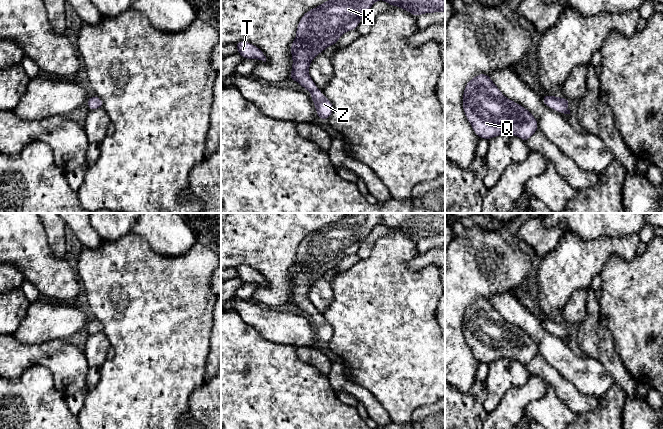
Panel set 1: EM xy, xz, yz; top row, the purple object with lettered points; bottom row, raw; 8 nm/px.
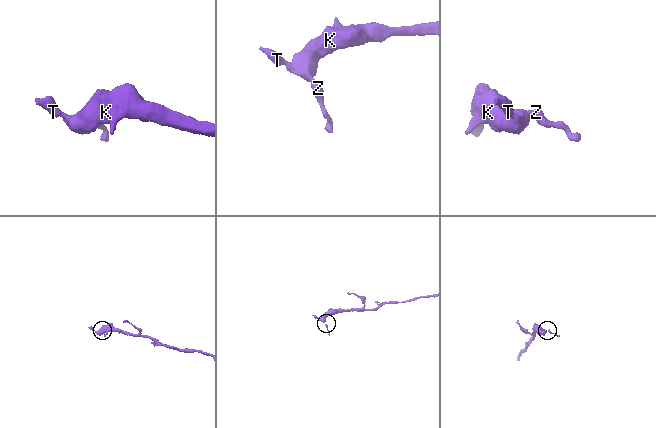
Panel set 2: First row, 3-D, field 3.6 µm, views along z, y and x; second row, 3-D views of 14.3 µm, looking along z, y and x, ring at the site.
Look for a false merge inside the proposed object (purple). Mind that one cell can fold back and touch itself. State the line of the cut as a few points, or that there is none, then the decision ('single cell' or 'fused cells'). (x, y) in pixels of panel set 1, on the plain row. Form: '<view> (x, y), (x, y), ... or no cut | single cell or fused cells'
no cut | single cell

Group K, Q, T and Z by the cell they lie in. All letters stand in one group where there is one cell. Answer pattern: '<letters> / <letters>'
K Q T Z

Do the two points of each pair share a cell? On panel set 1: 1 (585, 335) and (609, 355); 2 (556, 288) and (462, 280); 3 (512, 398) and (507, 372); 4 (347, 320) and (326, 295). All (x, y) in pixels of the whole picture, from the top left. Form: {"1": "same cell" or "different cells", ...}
{"1": "same cell", "2": "different cells", "3": "different cells", "4": "different cells"}

